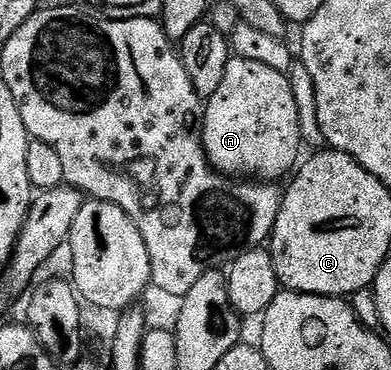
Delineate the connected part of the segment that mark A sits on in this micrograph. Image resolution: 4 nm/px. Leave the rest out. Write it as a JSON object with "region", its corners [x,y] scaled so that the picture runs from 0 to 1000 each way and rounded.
{"region":[[[591,151],[563,238],[529,265],[519,297],[517,389],[540,441],[570,468],[652,462],[680,489],[729,486],[765,449],[762,416],[777,403],[739,205],[657,165]]]}

